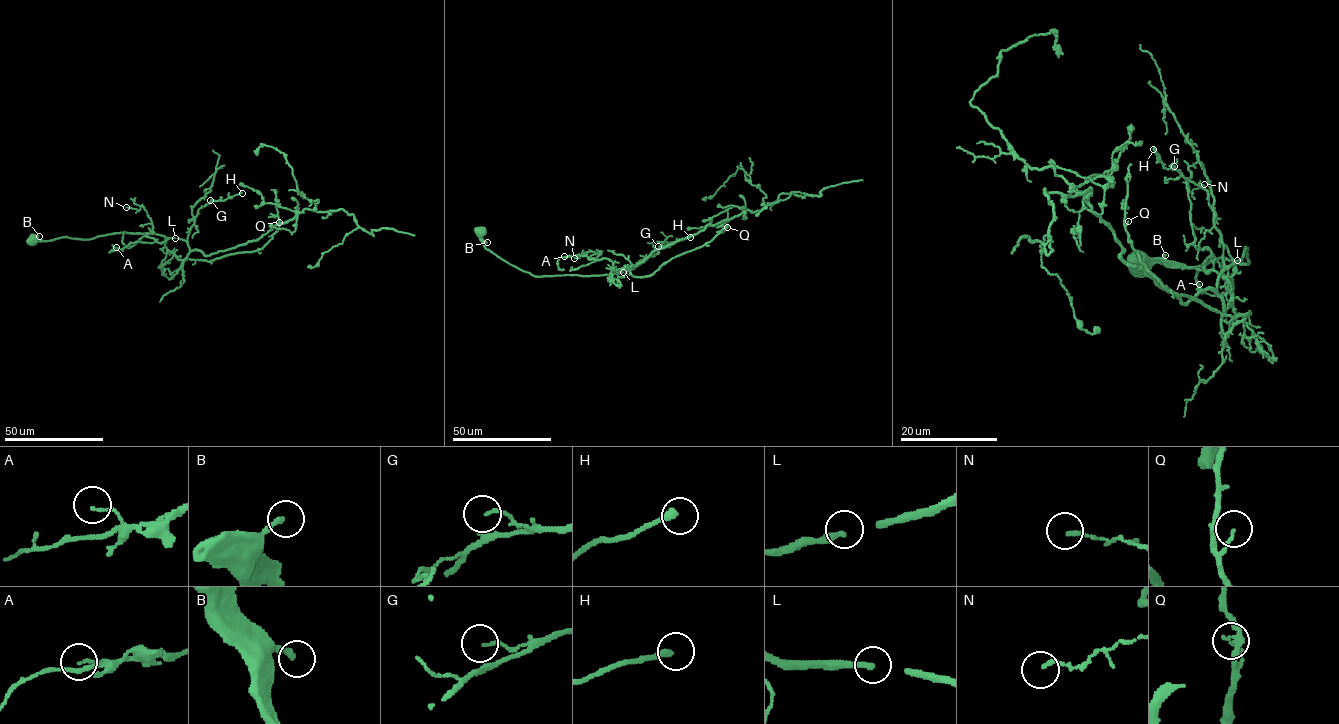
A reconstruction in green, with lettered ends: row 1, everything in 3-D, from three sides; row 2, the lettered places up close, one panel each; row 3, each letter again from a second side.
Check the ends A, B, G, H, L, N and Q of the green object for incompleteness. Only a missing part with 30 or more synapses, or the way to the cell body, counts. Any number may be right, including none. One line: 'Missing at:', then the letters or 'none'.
Missing at: none

